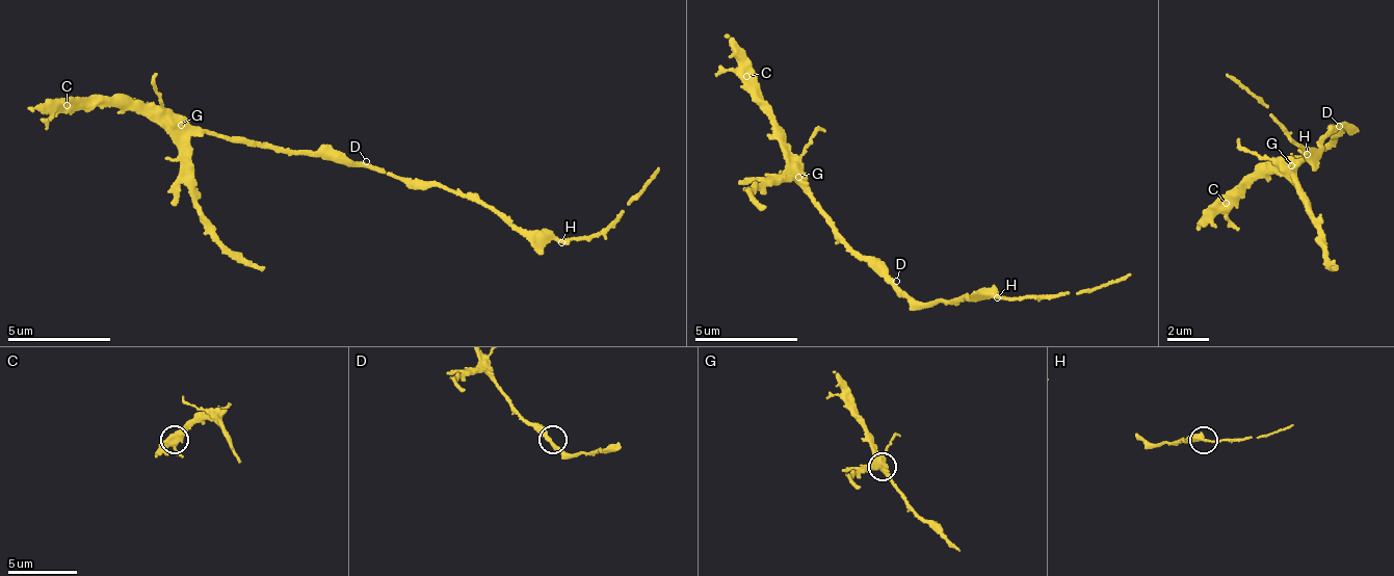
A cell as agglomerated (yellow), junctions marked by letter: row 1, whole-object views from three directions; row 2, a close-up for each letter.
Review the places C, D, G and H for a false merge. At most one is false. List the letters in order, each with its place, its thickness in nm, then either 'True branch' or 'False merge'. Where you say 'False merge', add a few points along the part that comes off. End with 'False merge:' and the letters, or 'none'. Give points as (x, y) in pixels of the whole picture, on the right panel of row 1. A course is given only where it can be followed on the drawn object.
C: Place: (1226, 203). Thickness 380 nm. True branch
D: Place: (1339, 126). Thickness 240 nm. True branch
G: Place: (1291, 165). Thickness 460 nm. False merge. Course of the part to remove: (1291, 165), (1333, 125), (1345, 126), (1318, 138), (1319, 150), (1284, 135), (1269, 109), (1225, 74)
H: Place: (1307, 154). Thickness 280 nm. True branch
False merge: G

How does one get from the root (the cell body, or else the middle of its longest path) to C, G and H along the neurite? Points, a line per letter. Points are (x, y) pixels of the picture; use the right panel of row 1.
C: (1346, 131), (1310, 160), (1277, 165), (1272, 173), (1266, 171), (1229, 189), (1226, 203)
G: (1346, 131), (1337, 140), (1335, 137), (1329, 147), (1323, 145), (1310, 160), (1304, 158), (1293, 168), (1291, 165)
H: (1346, 131), (1334, 124), (1318, 138), (1320, 149), (1312, 155), (1304, 151), (1307, 156)

